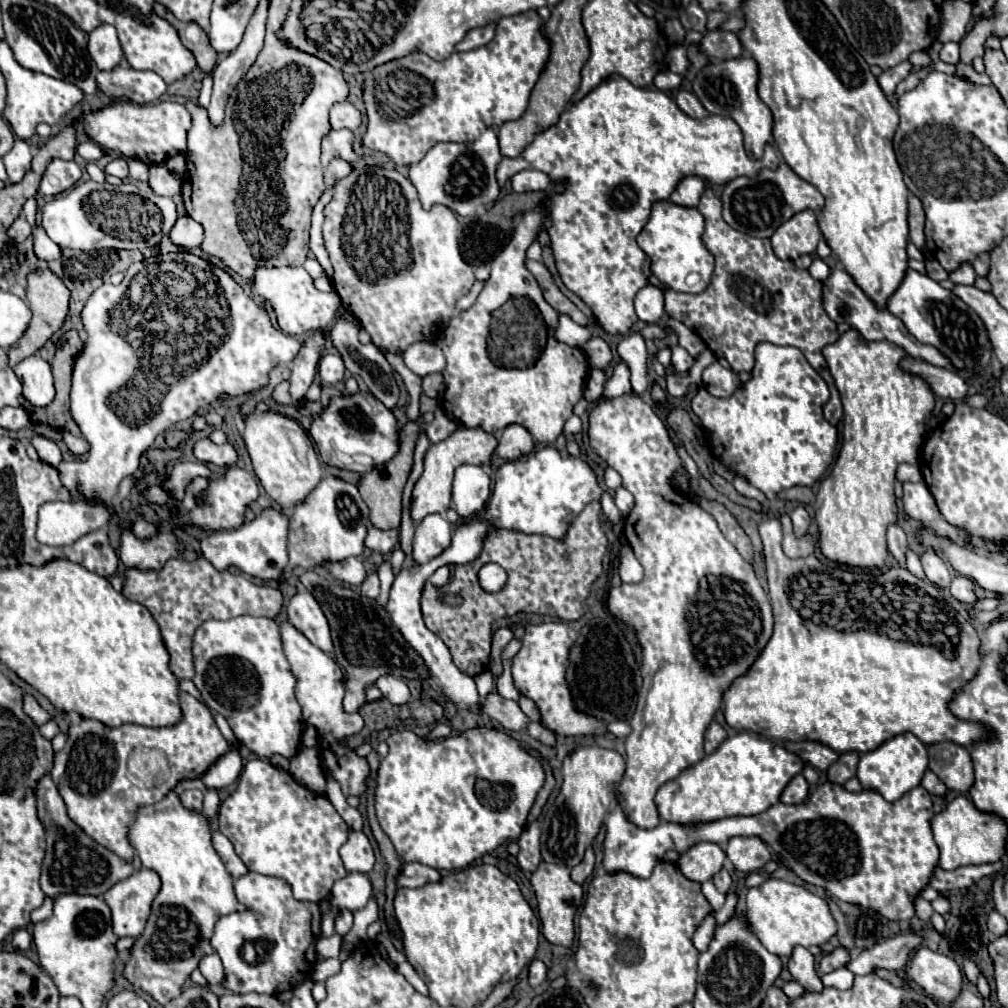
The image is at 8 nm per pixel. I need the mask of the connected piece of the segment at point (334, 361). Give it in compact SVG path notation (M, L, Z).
M327 354L319 362L319 378L325 384L337 384L343 380L345 374L345 364L339 354Z

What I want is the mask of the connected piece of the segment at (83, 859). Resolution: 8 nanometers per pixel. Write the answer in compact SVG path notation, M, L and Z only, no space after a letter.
M49 774L39 778L35 788L35 800L37 800L39 820L45 828L45 838L47 838L47 852L41 864L41 890L47 896L55 898L55 894L63 894L63 892L99 896L107 892L113 884L129 878L135 872L133 862L119 858L115 852L95 842L67 816L67 806Z

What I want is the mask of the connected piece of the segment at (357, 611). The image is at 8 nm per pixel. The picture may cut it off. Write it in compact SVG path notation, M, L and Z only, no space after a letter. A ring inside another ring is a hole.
M315 570L303 572L299 576L299 582L319 602L329 622L335 644L335 660L345 670L347 678L347 694L343 698L343 706L347 712L357 712L367 702L367 688L373 686L375 680L383 674L393 674L397 678L407 678L407 680L425 680L431 676L423 658L409 646L409 642L403 636L395 636L397 632L393 632L393 624L385 608L379 606L377 610L373 600L367 598L363 598L361 604L359 592Z

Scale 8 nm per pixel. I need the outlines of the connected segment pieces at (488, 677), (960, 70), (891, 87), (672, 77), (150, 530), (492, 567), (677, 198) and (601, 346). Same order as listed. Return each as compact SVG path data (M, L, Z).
M488 669L481 674L476 675L474 677L474 681L476 683L477 691L481 699L485 699L487 694L493 691L493 675Z
M959 62L957 63L956 66L957 66L956 74L961 78L964 78L973 83L981 84L981 85L992 84L989 76L987 76L986 73L983 74L977 73L972 65L966 65Z
M905 60L905 62L901 62L899 66L895 66L895 68L891 68L891 70L885 70L877 80L879 80L879 86L883 88L883 92L887 94L887 96L891 96L893 92L895 92L895 86L911 72L911 68L913 68L913 64L909 62L909 60Z
M670 71L659 72L654 78L654 85L663 91L672 91L678 89L681 84L682 77Z
M135 520L133 522L133 526L131 526L131 532L137 536L137 538L153 538L153 536L157 536L157 528L155 528L155 524L151 524L151 522L147 522L147 520Z
M485 564L485 568L481 568L479 572L479 584L487 592L501 590L503 588L503 568L497 564Z
M685 176L677 188L671 192L669 200L681 206L697 206L699 198L705 190L705 180L699 176Z
M593 336L581 350L585 352L589 364L595 366L595 368L603 368L603 370L605 370L605 368L609 366L611 358L613 358L611 348L609 348L607 342L605 342L603 338L599 338L599 336Z

